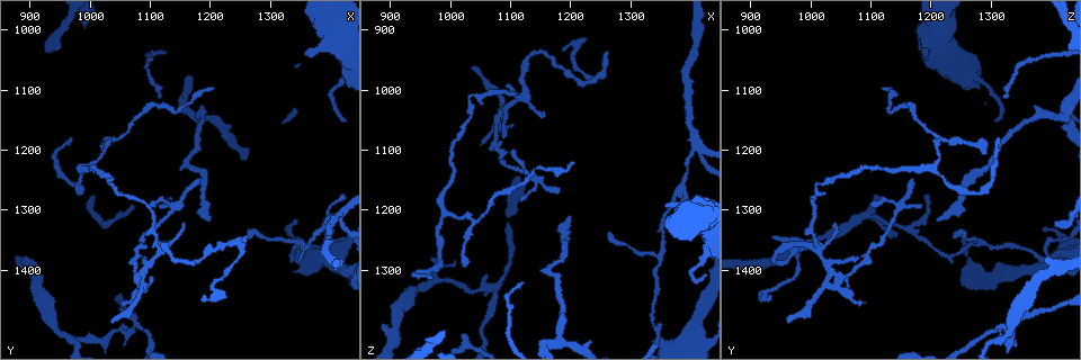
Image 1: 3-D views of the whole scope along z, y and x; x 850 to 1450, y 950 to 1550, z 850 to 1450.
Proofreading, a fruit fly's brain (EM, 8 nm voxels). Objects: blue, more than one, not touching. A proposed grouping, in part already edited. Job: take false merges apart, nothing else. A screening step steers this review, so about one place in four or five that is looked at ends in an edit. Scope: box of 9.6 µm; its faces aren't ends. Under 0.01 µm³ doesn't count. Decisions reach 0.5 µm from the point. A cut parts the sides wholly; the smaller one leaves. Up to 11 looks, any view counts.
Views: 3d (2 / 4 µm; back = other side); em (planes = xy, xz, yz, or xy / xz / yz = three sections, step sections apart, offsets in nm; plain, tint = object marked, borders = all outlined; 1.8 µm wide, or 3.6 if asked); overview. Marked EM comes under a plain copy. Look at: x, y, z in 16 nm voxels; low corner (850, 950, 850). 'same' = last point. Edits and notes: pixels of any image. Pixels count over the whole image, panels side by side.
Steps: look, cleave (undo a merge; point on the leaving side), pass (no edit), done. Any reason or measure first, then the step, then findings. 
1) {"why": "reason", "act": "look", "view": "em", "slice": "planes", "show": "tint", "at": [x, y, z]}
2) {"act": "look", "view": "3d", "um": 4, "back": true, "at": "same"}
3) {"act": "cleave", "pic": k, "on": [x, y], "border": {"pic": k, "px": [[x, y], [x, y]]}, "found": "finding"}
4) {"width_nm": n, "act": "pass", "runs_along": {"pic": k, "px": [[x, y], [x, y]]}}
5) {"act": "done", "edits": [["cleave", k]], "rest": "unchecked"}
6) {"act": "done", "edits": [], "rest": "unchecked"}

{"why": "three-way junction", "act": "look", "view": "em", "um": 3.6, "slice": "planes", "show": "tint", "at": [1345, 1385, 1405]}

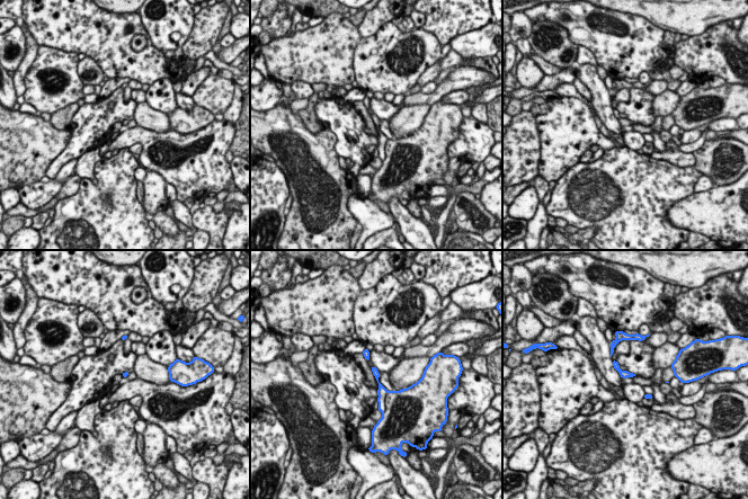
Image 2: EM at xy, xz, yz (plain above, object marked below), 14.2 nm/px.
{"width_nm": 90, "act": "cleave", "pic": 2, "on": [381, 392], "border": {"pic": 2, "px": [[388, 391], [382, 415]]}, "found": "two cells meet here"}

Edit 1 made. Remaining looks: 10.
{"why": "narrows sharply", "act": "look", "view": "em", "slice": "planes", "show": "tint", "at": [1025, 1190, 1280]}

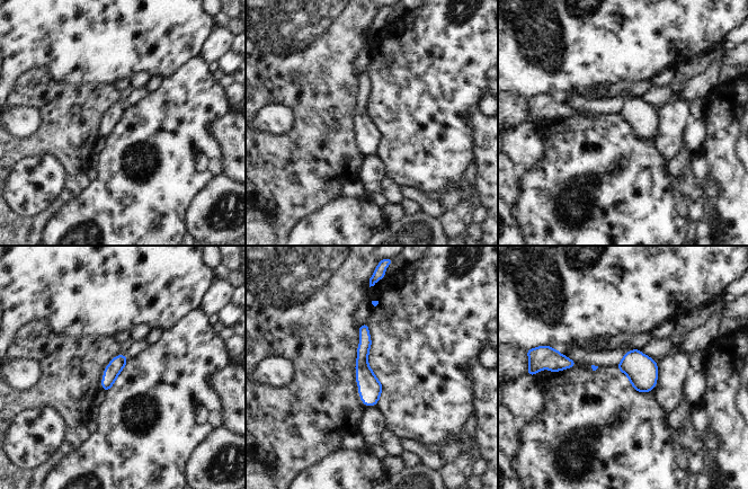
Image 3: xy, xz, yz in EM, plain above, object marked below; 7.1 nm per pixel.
{"width_nm": 110, "act": "pass", "runs_along": {"pic": 3, "px": [[364, 327], [363, 371], [372, 402]]}, "found": "continuous, no second cell"}

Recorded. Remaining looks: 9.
{"why": "looks like a crossing", "act": "look", "view": "em", "slice": "planes", "show": "tint", "at": [1090, 1400, 1035]}

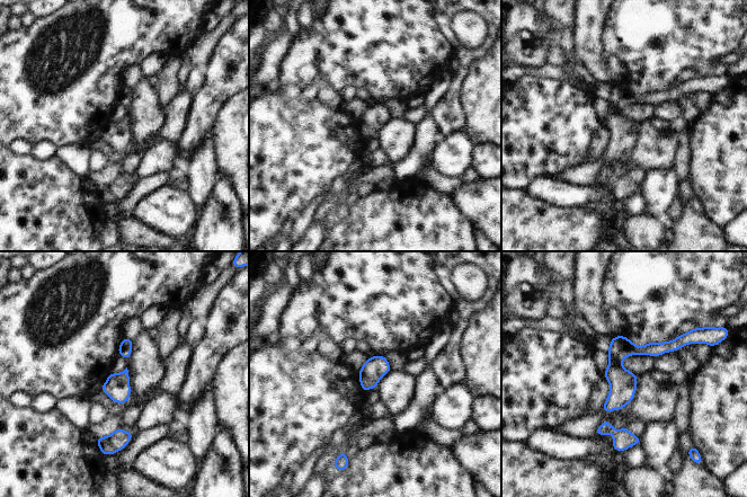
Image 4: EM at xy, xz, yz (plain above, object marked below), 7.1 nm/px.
{"width_nm": 170, "act": "cleave", "pic": 4, "on": [623, 438], "border": {"pic": 4, "px": [[616, 431], [613, 436]]}, "found": "two cells meet here"}

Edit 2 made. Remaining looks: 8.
{"act": "look", "view": "em", "slice": "planes", "show": "tint", "at": [1145, 1390, 940]}

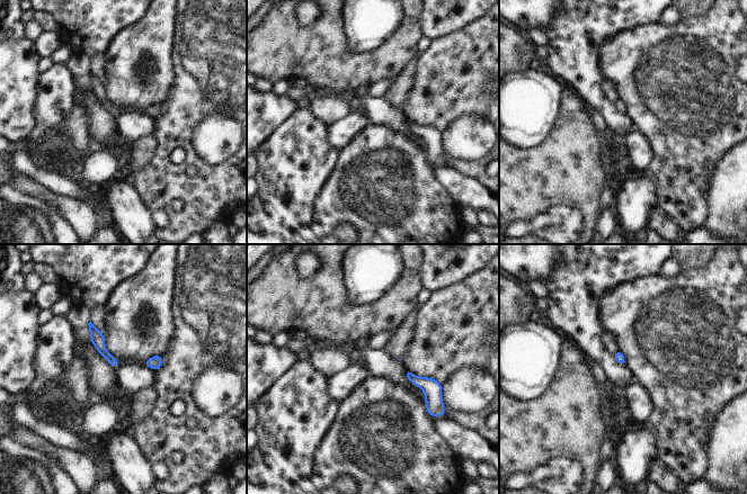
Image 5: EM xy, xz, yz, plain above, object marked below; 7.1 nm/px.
{"act": "pass", "runs_along": {"pic": 5, "px": [[91, 328], [101, 350], [115, 364]]}, "found": "continuous, no second cell"}

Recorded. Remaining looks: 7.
{"act": "done", "edits": [["cleave", 2], ["cleave", 4]], "rest": "unchecked"}

